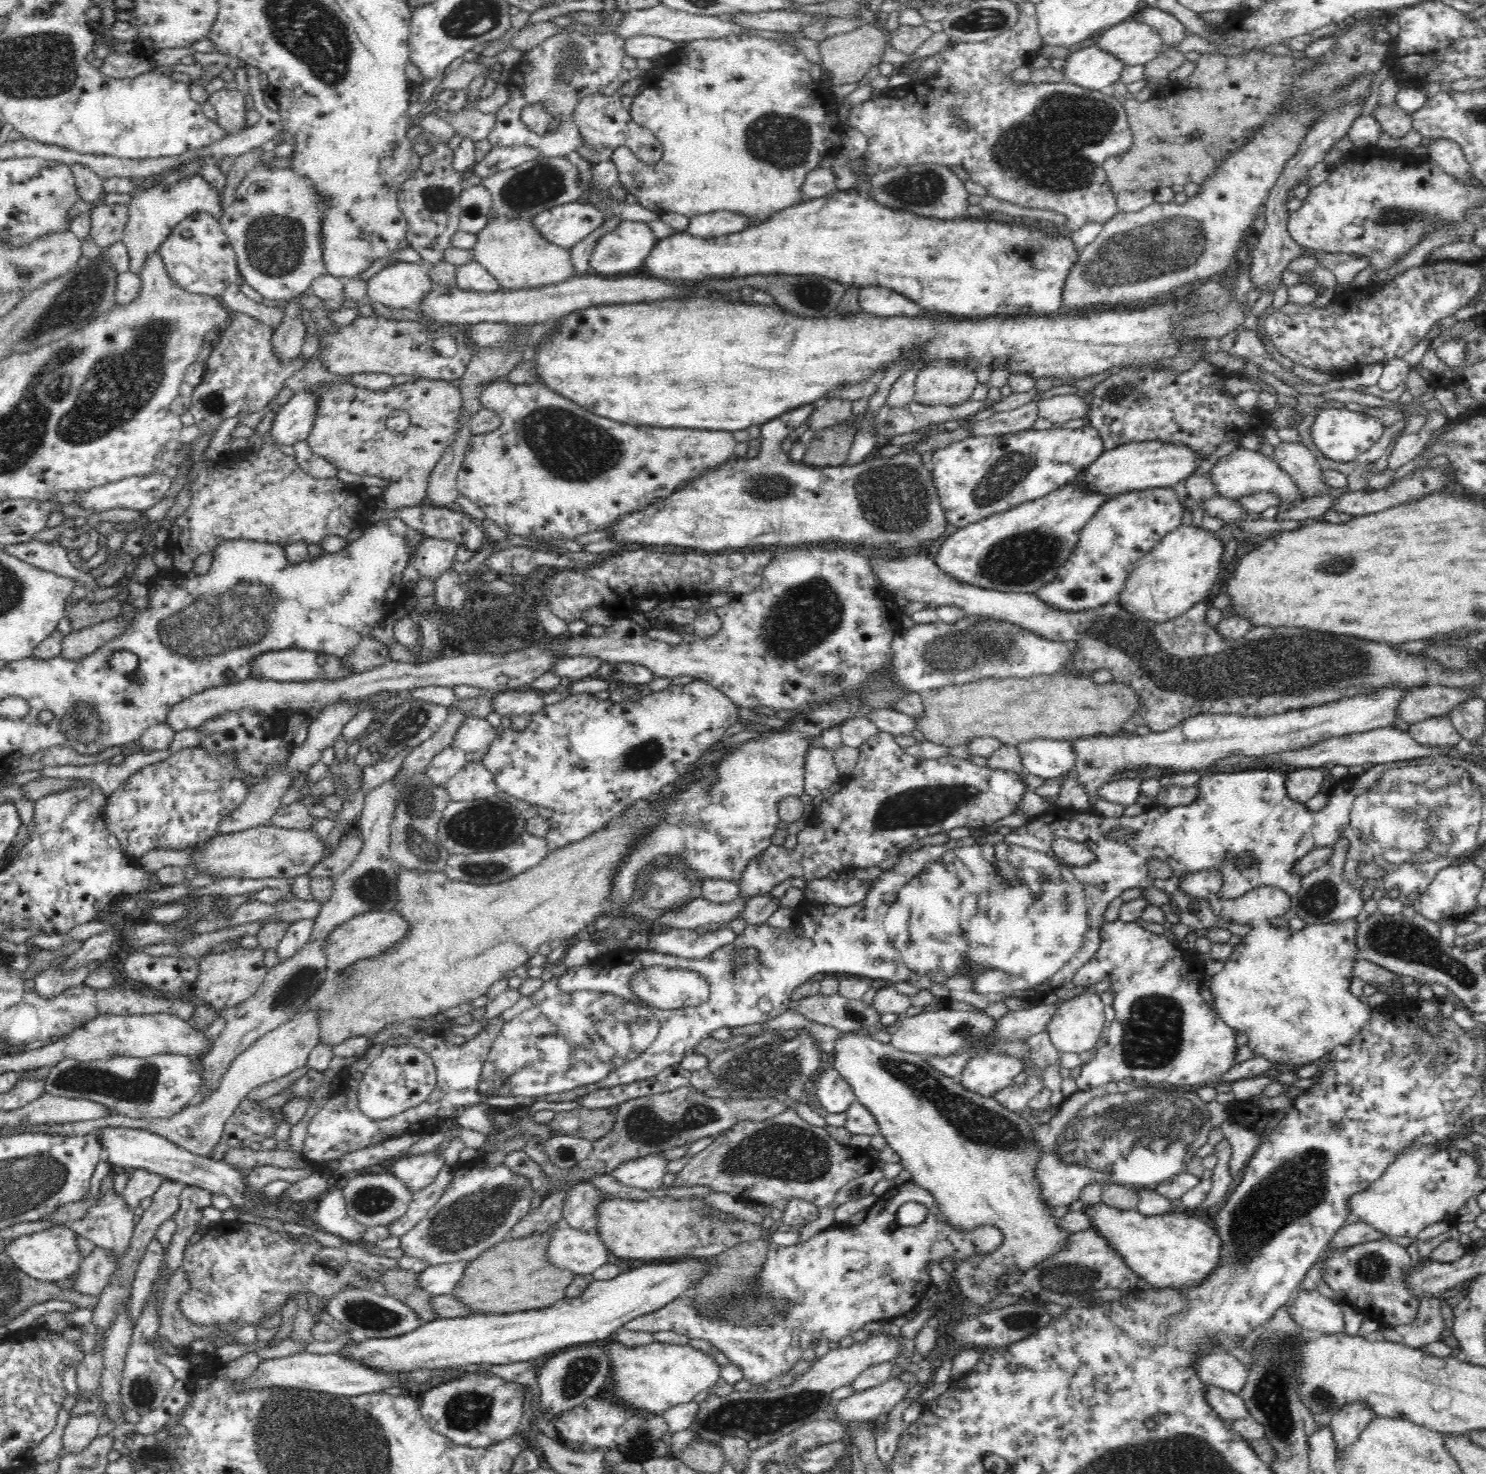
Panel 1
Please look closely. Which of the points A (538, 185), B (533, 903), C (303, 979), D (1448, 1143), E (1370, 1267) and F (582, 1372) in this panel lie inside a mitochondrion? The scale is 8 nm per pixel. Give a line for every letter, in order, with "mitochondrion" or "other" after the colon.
A: mitochondrion
B: other
C: mitochondrion
D: other
E: mitochondrion
F: mitochondrion

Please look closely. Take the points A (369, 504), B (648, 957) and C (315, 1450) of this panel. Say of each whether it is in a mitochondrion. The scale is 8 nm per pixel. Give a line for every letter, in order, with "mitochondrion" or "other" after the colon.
A: other
B: other
C: mitochondrion

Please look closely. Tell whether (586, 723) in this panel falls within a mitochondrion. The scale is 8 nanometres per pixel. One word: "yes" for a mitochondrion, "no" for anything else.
no

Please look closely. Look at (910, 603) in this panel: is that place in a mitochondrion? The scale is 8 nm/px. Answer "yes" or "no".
no

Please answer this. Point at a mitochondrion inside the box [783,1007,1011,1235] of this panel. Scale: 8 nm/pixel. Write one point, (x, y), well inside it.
(965, 1029)

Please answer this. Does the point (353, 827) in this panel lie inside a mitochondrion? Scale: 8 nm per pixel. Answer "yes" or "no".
no

